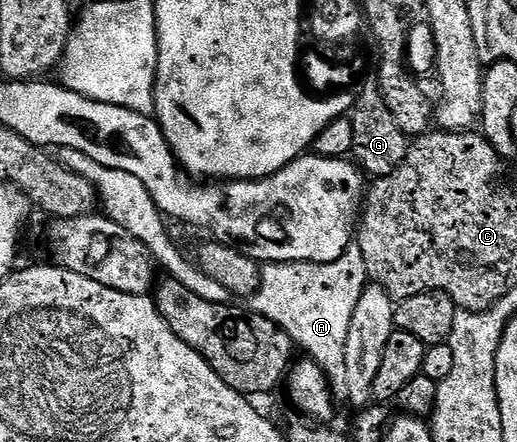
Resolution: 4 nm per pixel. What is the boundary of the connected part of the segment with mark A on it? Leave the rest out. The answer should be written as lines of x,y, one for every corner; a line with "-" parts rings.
267,263
262,267
262,279
259,281
258,291
252,297
253,302
258,302
252,308
253,314
263,315
274,322
274,326
290,333
290,339
299,348
302,347
307,356
314,362
323,365
338,363
338,367
325,368
326,378
335,388
342,389
346,386
346,368
342,366
346,361
346,342
348,329
352,325
354,305
358,301
360,287
350,283
309,283
314,279
315,268
309,263

